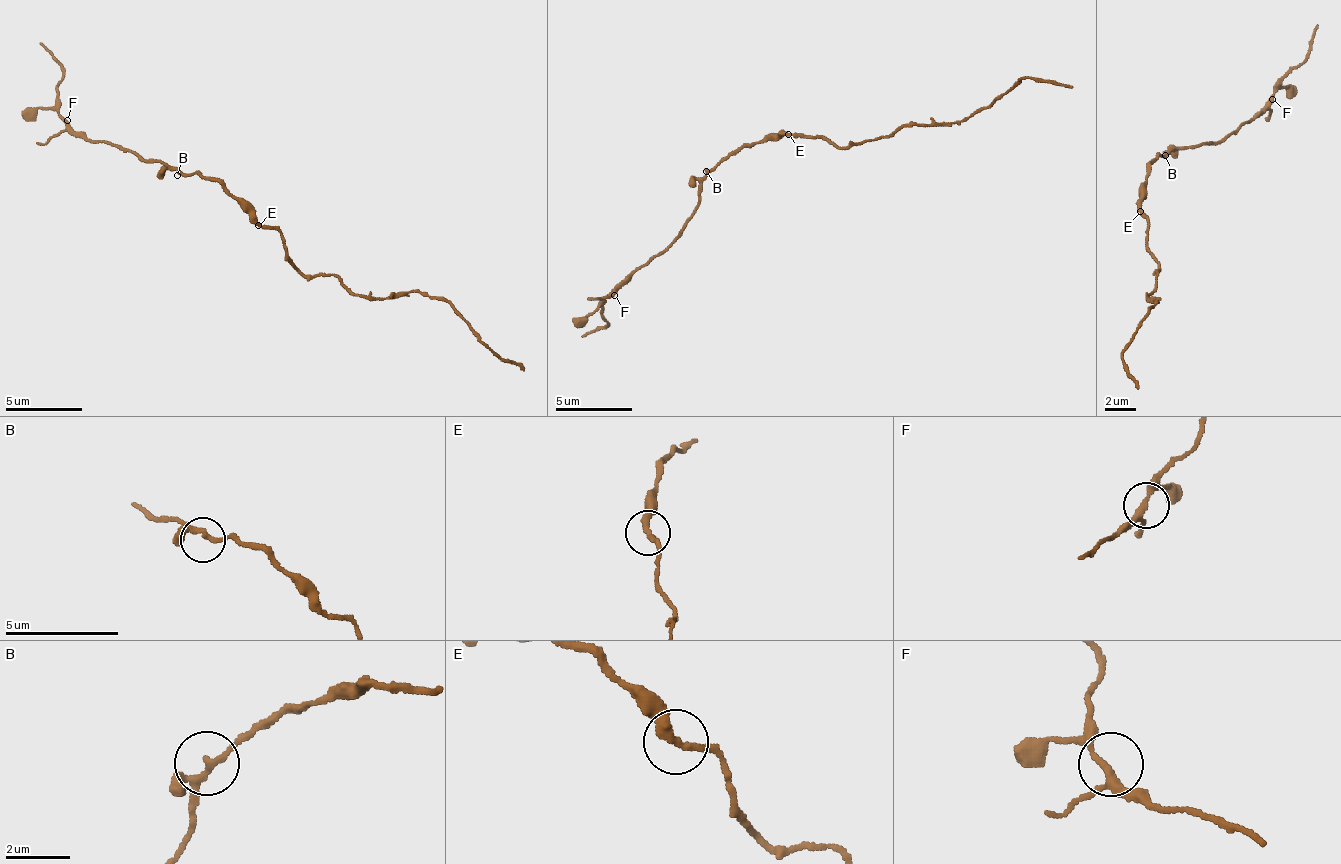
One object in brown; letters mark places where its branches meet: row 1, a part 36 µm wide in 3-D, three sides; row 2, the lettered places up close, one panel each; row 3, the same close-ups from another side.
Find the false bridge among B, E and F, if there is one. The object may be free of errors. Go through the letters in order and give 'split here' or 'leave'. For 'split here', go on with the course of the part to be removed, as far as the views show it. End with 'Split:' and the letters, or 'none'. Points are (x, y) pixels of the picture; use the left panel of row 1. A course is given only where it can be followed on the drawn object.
B: leave
E: leave
F: leave
Split: none

